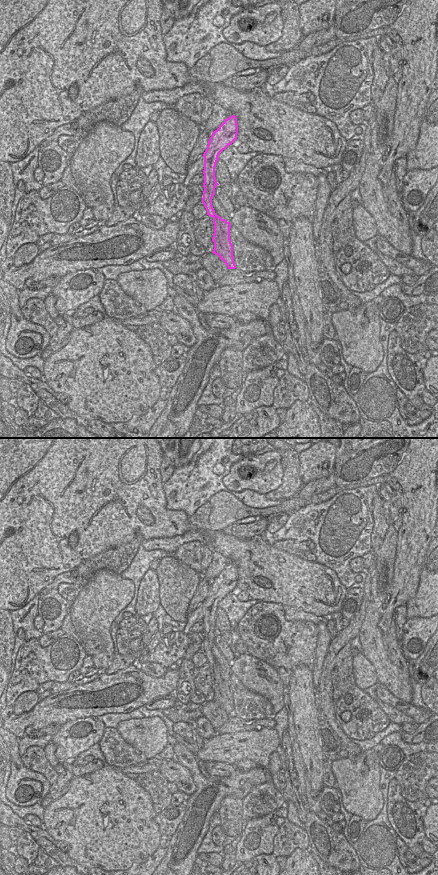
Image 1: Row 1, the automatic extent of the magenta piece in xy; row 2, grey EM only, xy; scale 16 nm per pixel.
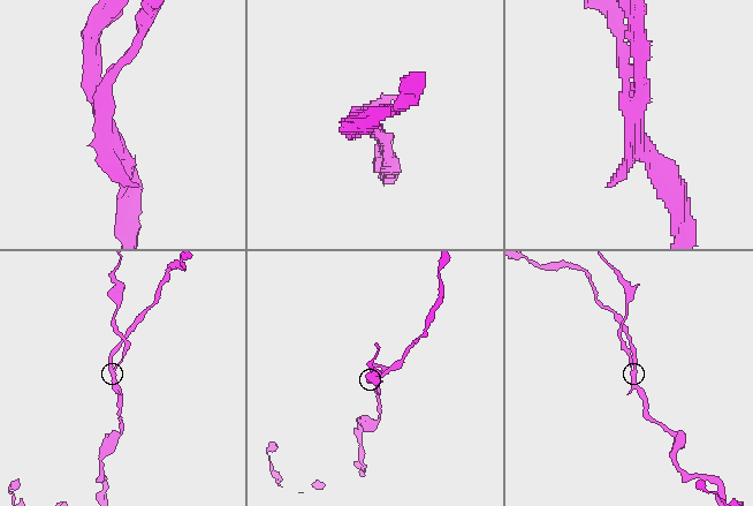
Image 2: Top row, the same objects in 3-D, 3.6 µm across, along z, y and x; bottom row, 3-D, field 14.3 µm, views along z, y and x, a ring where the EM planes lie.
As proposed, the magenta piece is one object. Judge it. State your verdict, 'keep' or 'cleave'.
cleave

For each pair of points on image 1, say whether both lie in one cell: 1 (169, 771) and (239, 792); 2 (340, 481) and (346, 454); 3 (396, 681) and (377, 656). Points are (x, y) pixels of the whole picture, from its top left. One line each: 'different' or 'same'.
1: different
2: same
3: same

